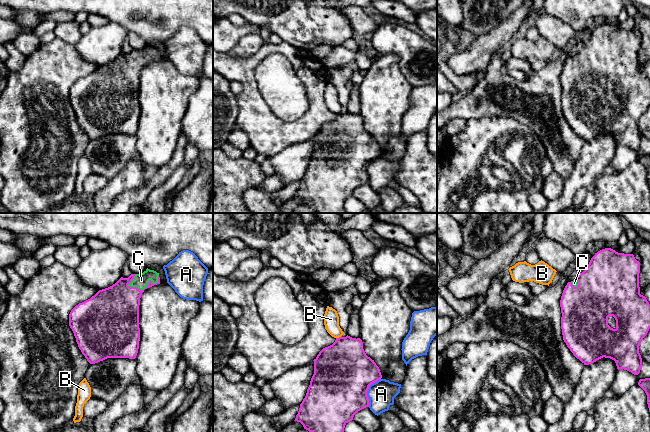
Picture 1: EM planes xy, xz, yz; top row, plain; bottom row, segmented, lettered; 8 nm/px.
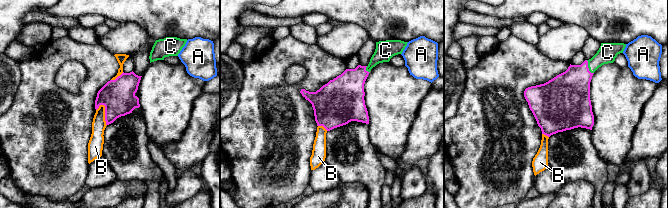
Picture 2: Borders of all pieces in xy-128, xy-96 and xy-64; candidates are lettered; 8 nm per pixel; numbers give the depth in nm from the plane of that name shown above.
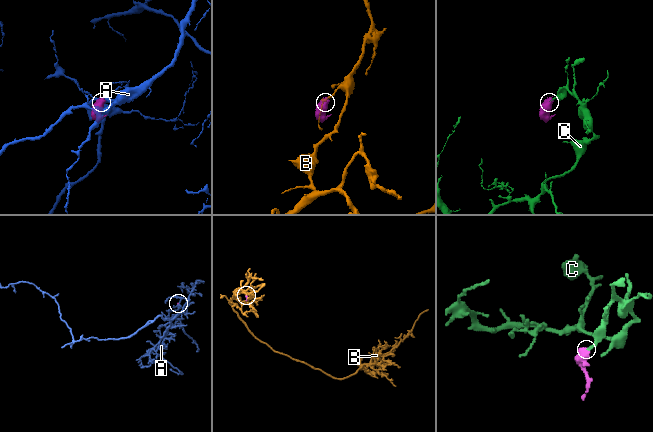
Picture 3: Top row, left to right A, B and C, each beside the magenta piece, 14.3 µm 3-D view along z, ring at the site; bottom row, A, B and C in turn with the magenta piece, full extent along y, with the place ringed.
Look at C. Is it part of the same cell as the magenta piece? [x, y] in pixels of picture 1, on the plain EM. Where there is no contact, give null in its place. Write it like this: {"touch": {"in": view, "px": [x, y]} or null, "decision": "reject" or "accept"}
{"touch": {"in": "xy", "px": [146, 63]}, "decision": "accept"}

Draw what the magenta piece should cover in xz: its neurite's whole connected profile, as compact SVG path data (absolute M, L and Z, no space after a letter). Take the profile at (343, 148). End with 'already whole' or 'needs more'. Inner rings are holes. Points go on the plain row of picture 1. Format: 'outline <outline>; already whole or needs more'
outline M348 111L336 114L335 118L323 124L313 137L314 150L294 197L300 198L304 205L317 213L346 213L344 209L345 201L353 196L358 187L369 183L367 167L371 160L382 154L380 145L374 136L366 131L362 116Z; already whole

